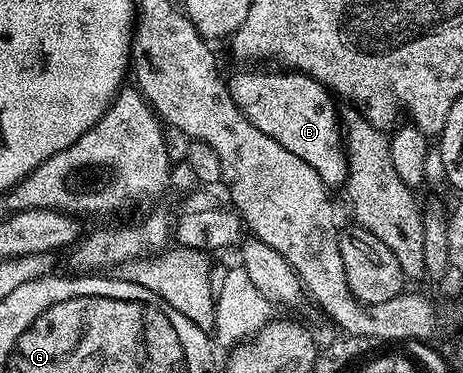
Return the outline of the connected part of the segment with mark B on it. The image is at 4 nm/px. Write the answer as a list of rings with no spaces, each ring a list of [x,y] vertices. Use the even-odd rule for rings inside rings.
[[[266,70],[263,74],[238,74],[229,79],[232,100],[260,132],[312,164],[326,187],[341,187],[346,181],[347,164],[340,114],[337,109],[334,111],[335,99],[325,86],[307,74],[274,70]]]

